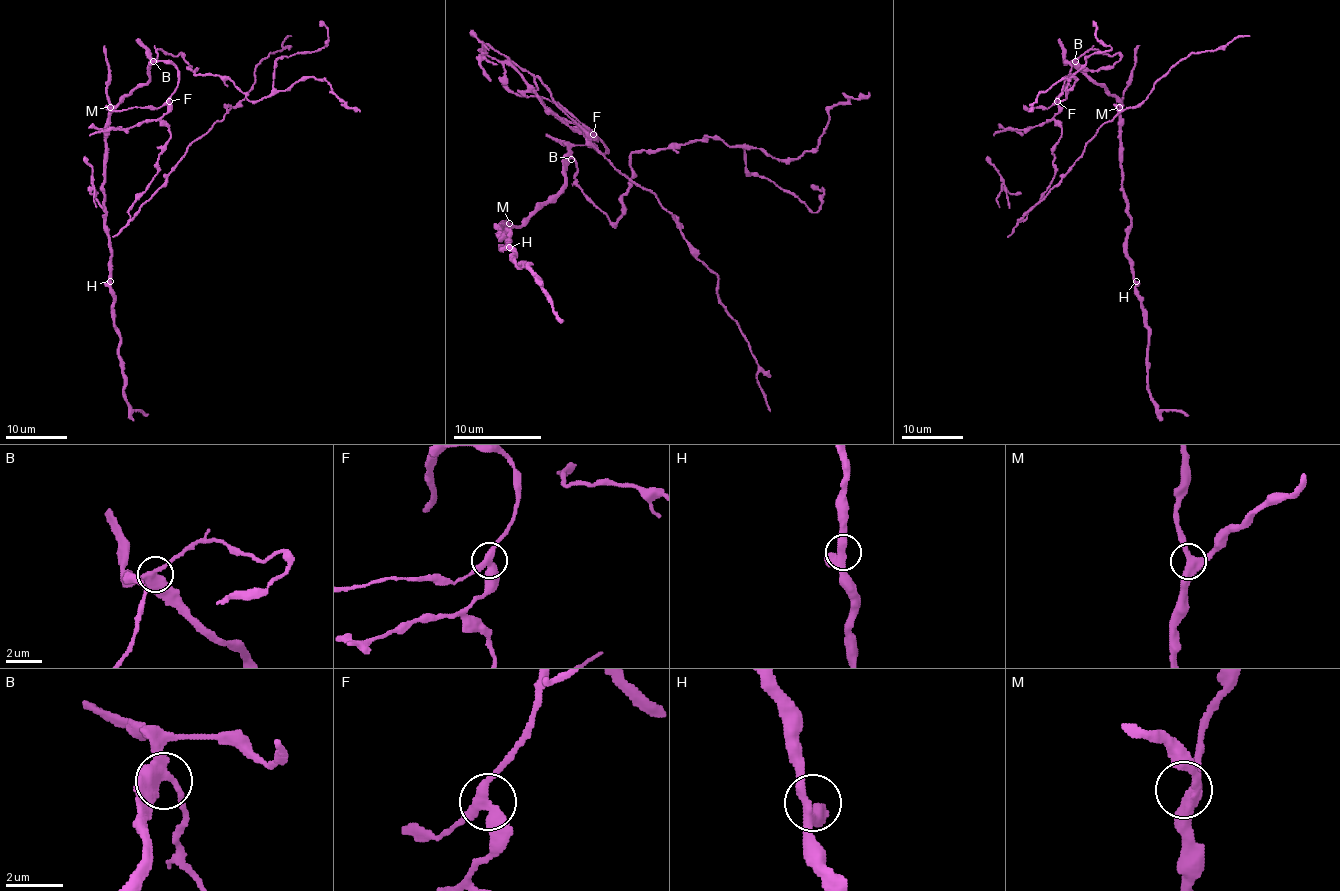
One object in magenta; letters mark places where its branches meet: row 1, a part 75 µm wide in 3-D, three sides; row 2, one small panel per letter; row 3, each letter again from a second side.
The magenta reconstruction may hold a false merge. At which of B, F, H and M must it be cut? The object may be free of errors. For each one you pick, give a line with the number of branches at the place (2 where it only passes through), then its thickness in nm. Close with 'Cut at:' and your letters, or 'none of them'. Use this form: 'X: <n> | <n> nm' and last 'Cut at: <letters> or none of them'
F: 3 | 360 nm
Cut at: F

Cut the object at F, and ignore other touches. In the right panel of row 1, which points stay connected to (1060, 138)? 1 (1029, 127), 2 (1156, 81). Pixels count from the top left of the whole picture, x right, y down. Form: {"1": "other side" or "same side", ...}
{"1": "same side", "2": "same side"}

